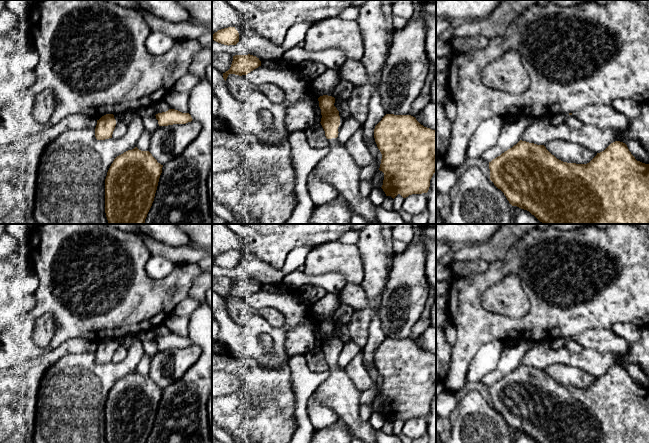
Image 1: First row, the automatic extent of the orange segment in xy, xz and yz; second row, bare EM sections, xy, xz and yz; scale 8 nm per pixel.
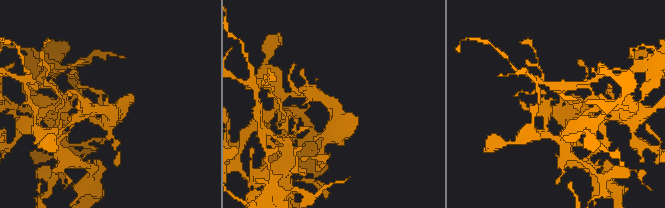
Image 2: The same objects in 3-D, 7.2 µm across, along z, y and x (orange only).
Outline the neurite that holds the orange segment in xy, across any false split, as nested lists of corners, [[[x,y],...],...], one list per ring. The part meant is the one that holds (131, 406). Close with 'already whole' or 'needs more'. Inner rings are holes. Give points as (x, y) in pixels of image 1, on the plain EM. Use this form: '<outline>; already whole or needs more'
[[[137,371],[117,380],[105,403],[107,443],[146,443],[162,391],[149,375]]]; already whole

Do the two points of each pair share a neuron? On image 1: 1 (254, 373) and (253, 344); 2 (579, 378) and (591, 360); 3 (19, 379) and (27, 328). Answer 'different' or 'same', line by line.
1: different
2: different
3: different

